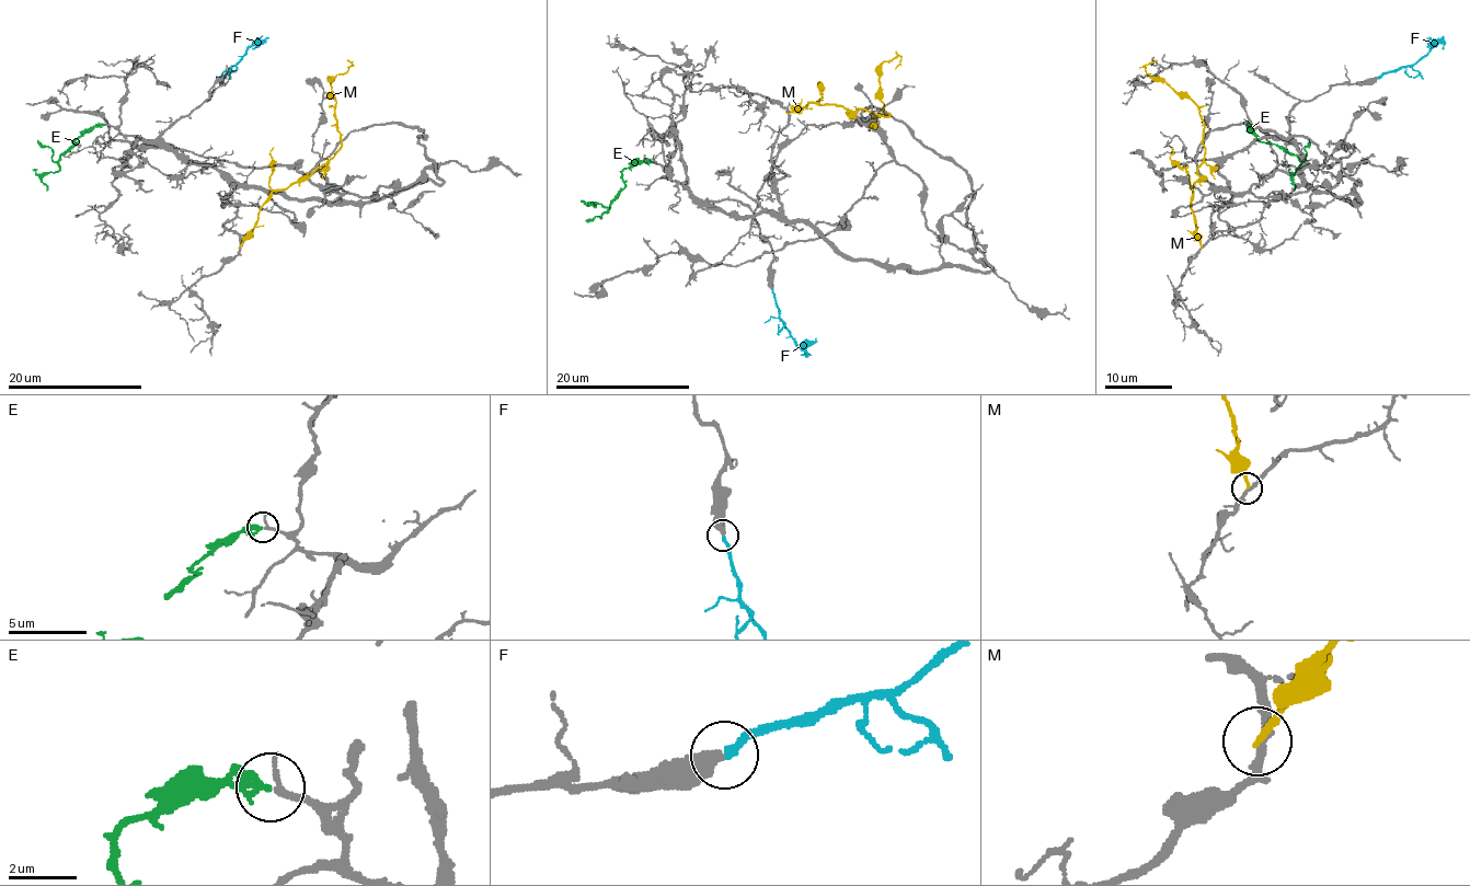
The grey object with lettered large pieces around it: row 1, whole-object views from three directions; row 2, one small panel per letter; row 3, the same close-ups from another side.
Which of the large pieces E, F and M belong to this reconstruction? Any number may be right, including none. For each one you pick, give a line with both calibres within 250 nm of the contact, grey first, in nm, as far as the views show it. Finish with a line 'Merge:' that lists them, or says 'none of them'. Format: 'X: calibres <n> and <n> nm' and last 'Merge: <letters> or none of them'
E: calibres 160 and 260 nm
F: calibres 360 and 200 nm
Merge: E, F

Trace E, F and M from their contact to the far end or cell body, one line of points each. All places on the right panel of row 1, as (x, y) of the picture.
E: (1251, 125), (1261, 141), (1276, 145), (1301, 163), (1293, 172), (1295, 191)
F: (1379, 77), (1409, 67), (1433, 47), (1430, 37)
M: (1199, 248), (1192, 194), (1205, 148), (1204, 121), (1189, 98), (1155, 81), (1145, 66), (1156, 60)

